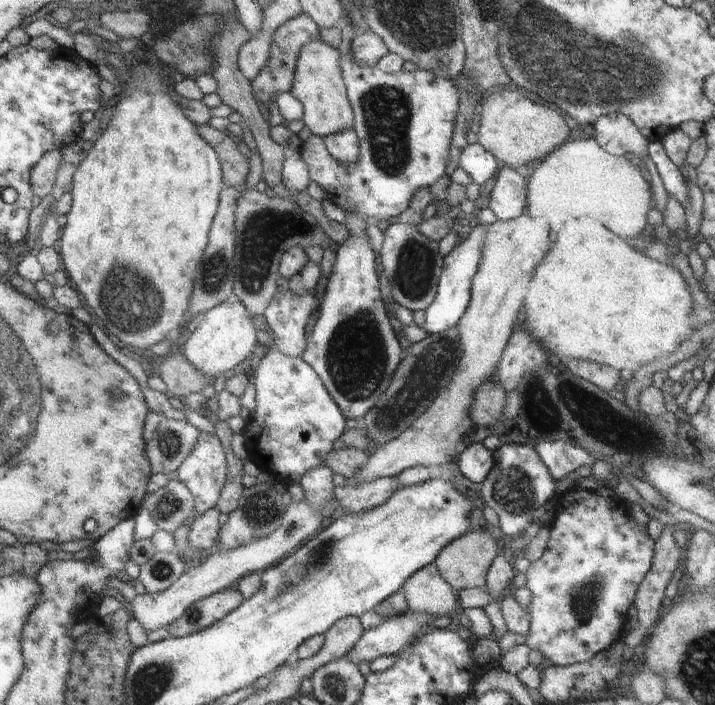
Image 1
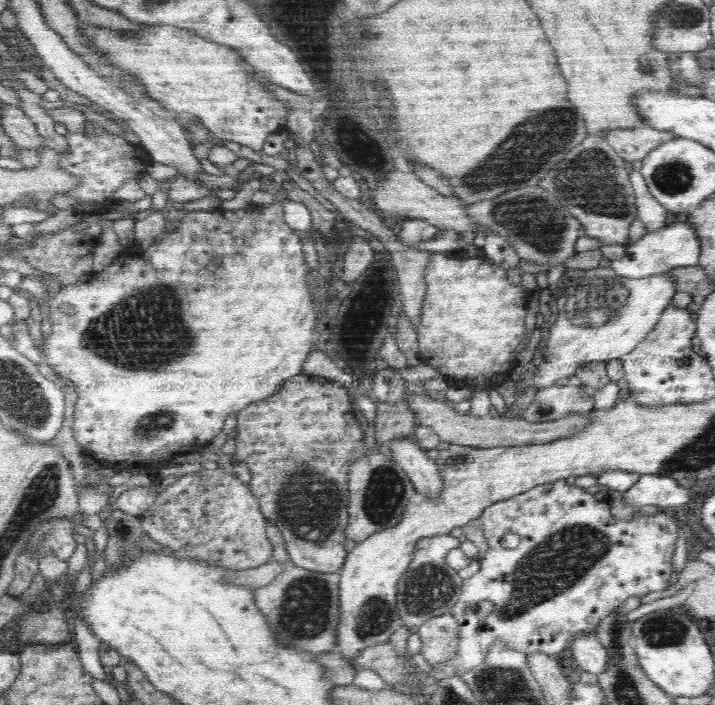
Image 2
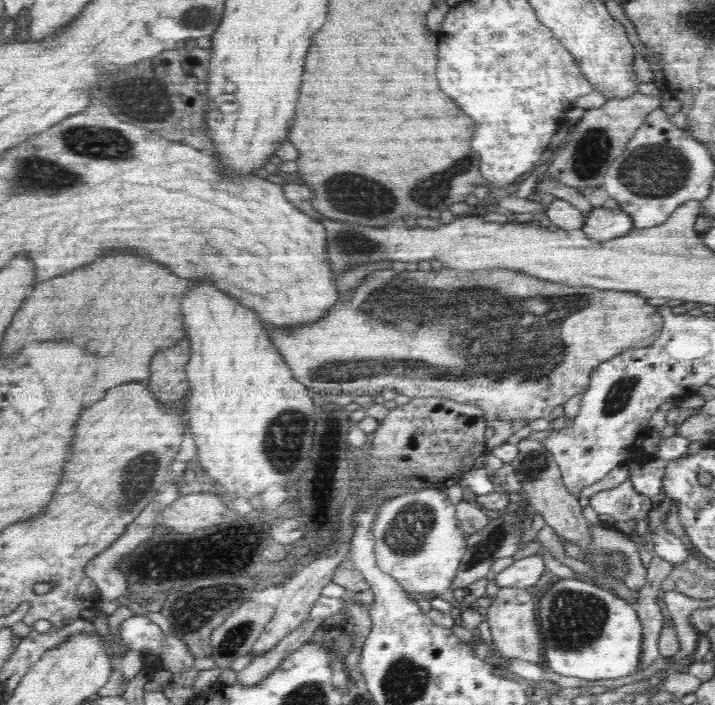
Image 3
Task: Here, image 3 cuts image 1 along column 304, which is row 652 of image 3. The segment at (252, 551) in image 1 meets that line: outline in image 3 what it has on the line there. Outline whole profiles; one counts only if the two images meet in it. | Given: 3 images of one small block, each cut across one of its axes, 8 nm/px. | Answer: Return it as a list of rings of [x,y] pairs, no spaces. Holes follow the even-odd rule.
[[[500,588],[492,604],[487,608],[486,622],[492,633],[492,642],[498,649],[500,656],[518,658],[535,664],[544,661],[544,644],[540,635],[540,626],[537,619],[536,603],[528,589]]]

